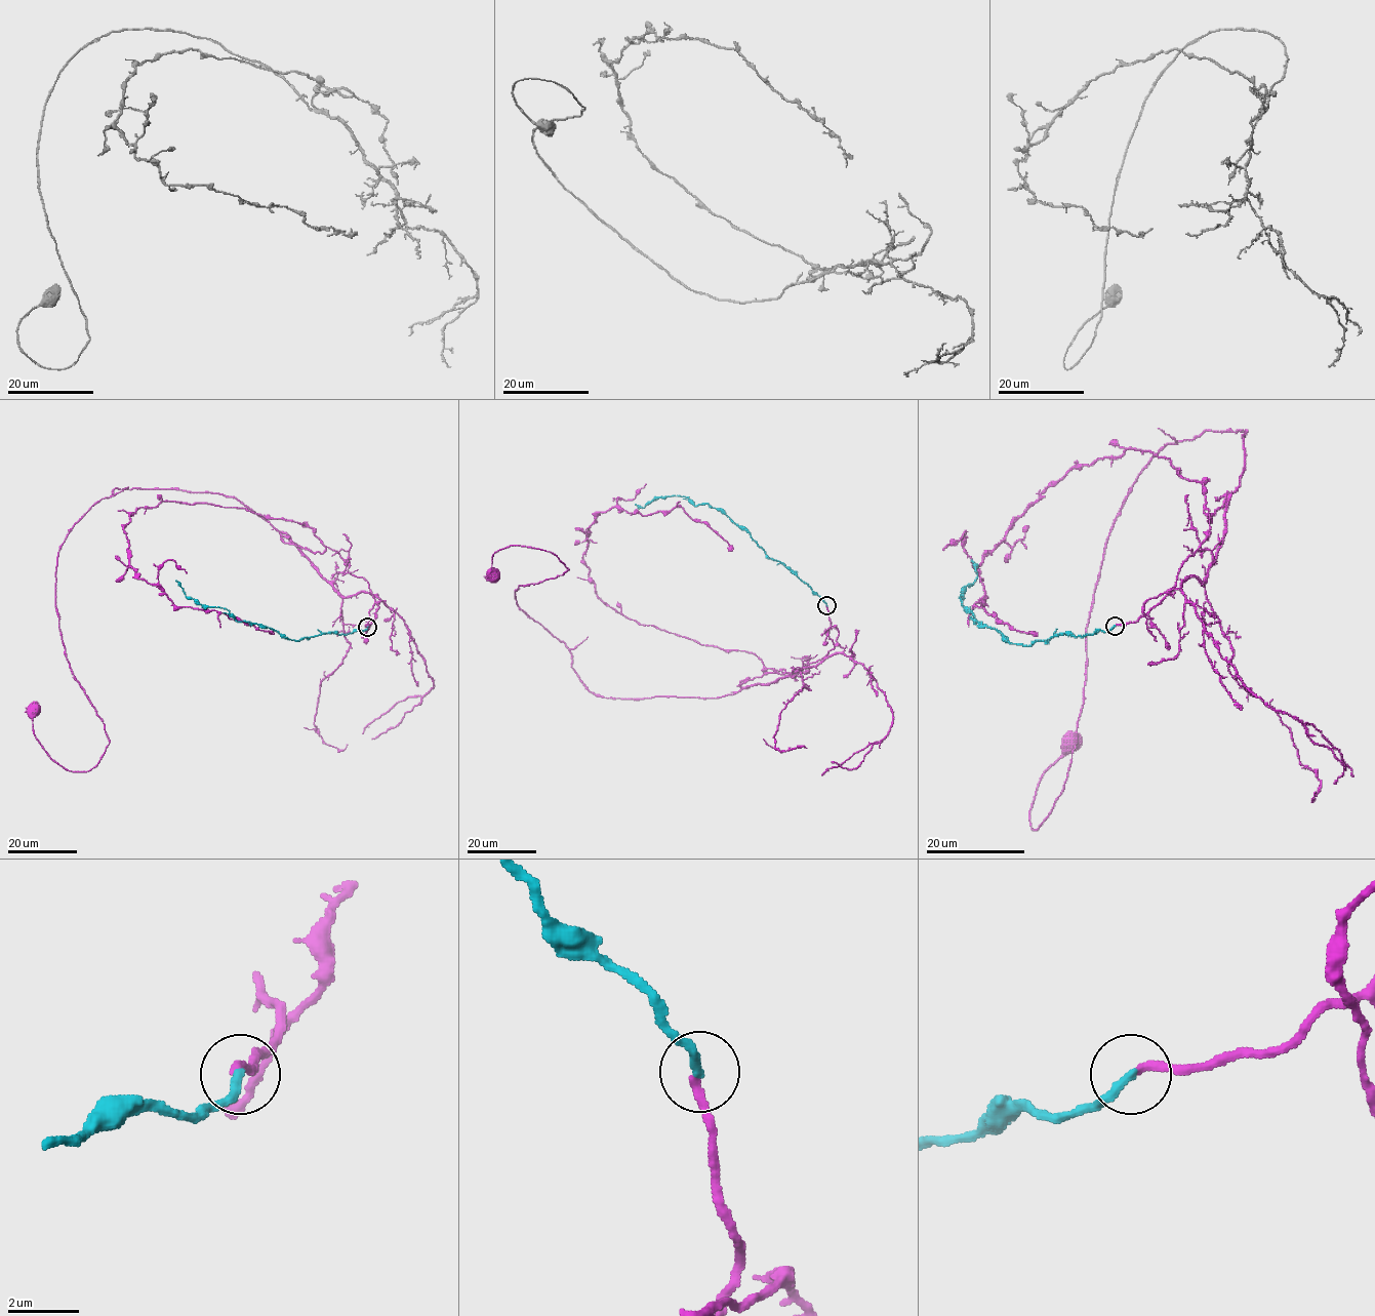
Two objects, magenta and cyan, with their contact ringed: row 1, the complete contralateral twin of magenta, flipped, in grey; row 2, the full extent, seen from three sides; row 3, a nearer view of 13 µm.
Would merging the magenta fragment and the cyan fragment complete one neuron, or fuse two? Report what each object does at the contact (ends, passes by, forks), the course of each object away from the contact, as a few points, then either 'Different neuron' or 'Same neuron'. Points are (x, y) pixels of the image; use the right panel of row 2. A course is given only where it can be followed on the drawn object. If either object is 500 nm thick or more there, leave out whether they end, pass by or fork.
At the ring magenta ends. At the ring cyan ends. Course of magenta: (1115, 625), (1174, 586), (1239, 485), (1245, 432), (1169, 443), (1137, 477), (1063, 791), (1033, 829), (1072, 741). Course of cyan: (1115, 625), (1011, 643), (962, 605), (961, 593), (977, 575), (971, 560). Same neuron

